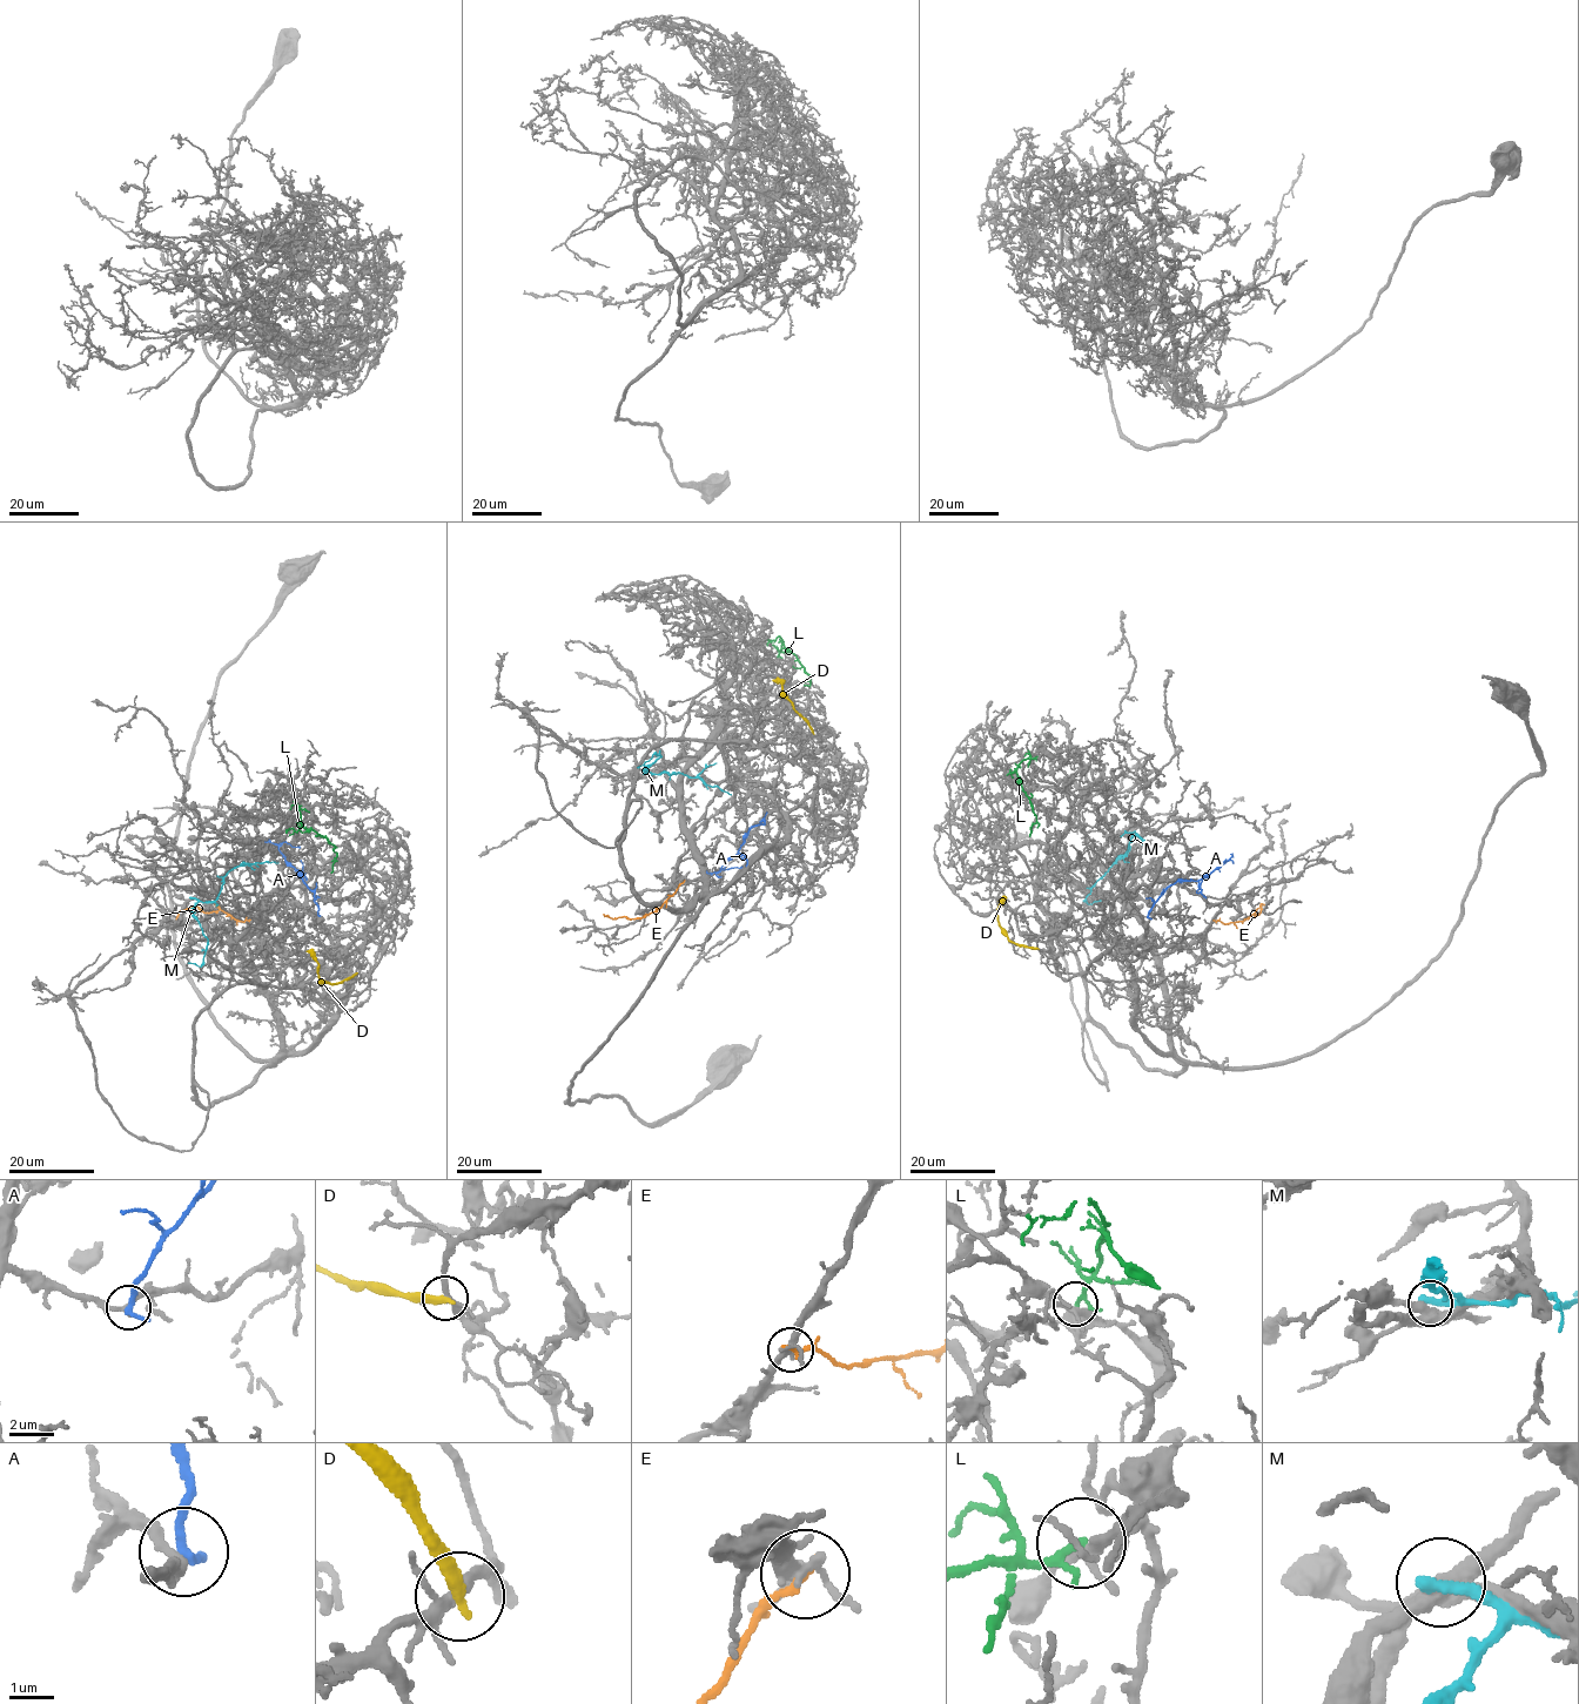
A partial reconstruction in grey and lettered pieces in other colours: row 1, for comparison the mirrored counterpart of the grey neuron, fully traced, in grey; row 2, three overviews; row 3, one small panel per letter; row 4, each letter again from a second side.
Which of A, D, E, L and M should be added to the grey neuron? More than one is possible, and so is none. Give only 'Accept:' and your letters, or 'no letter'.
Accept: no letter

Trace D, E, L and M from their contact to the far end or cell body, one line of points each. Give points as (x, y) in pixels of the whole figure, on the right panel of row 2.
D: (1037, 948), (1010, 942), (1000, 928), (996, 910), (1003, 896)
E: (1214, 921), (1229, 923), (1244, 920), (1257, 915), (1263, 904), (1257, 909)
L: (1036, 756), (1025, 759), (1016, 770), (1036, 821), (1029, 836)
M: (1130, 847), (1123, 856), (1130, 839), (1137, 834), (1149, 849)

